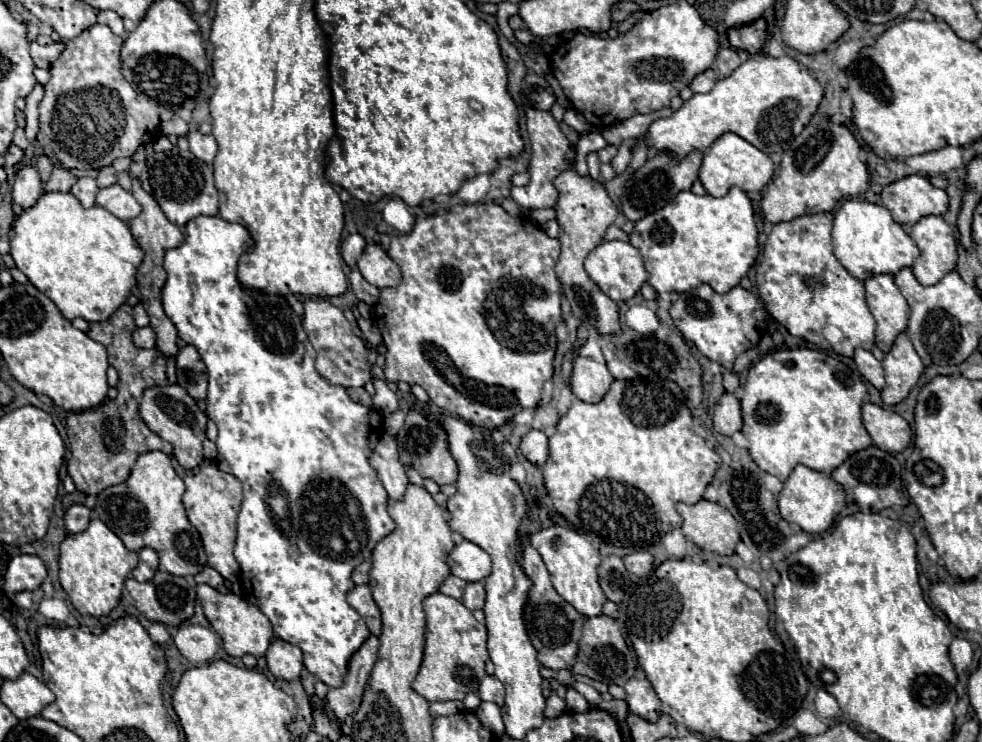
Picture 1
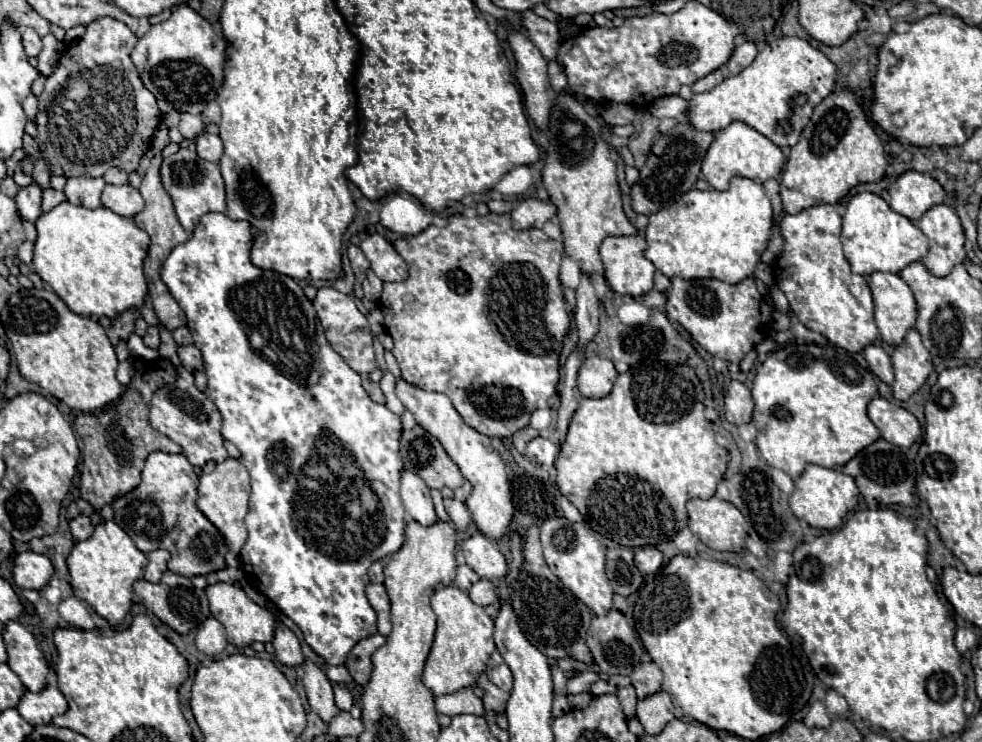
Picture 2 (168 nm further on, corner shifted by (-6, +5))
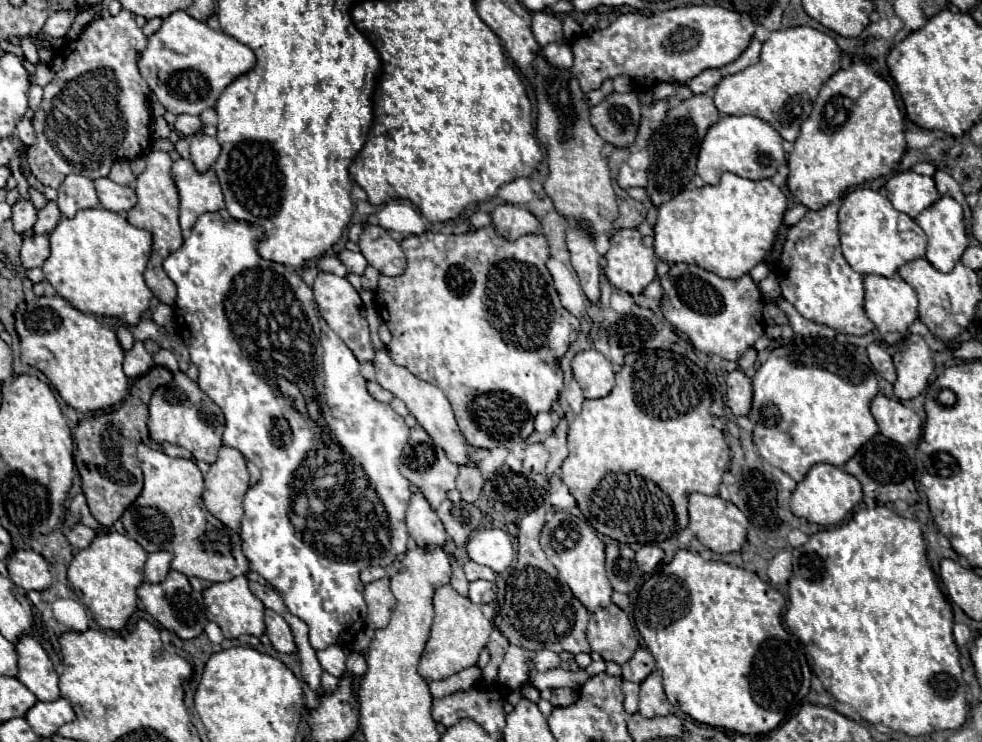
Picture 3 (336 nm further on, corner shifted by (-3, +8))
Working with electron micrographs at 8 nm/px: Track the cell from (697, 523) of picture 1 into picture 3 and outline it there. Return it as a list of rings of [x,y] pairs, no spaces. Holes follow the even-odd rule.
[[[693,492],[689,496],[689,530],[713,552],[737,552],[747,536],[747,530],[737,522],[739,511],[719,496]]]

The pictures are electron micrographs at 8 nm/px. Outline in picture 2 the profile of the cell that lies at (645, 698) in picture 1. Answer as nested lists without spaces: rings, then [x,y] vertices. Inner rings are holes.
[[[654,661],[640,663],[638,667],[634,667],[634,671],[630,673],[630,679],[632,679],[632,685],[636,687],[638,699],[658,693],[662,687],[662,671]]]

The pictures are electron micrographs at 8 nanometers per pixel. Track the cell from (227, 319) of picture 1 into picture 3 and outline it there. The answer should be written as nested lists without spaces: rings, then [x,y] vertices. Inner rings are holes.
[[[205,212],[197,218],[191,230],[191,236],[183,242],[183,246],[165,258],[163,270],[177,286],[177,302],[175,302],[177,328],[183,342],[187,344],[191,352],[191,362],[199,368],[199,374],[201,374],[199,388],[223,410],[223,416],[225,416],[223,444],[237,448],[245,458],[255,462],[255,466],[259,466],[261,470],[261,478],[253,486],[249,486],[243,498],[243,508],[245,508],[245,516],[241,522],[243,554],[247,556],[251,570],[255,570],[261,578],[267,580],[267,584],[271,584],[281,594],[289,612],[309,626],[309,642],[315,650],[325,650],[327,646],[333,646],[333,644],[347,648],[353,642],[357,630],[367,626],[367,620],[365,620],[367,604],[363,598],[363,582],[359,578],[361,566],[367,568],[369,558],[389,558],[389,566],[391,566],[397,554],[403,554],[407,550],[405,510],[411,498],[411,490],[409,490],[411,482],[399,472],[399,458],[401,458],[403,446],[407,444],[409,428],[403,416],[399,416],[389,404],[377,402],[373,396],[369,396],[365,388],[367,380],[359,372],[357,358],[335,332],[321,332],[321,342],[319,342],[319,314],[317,314],[317,304],[313,300],[311,288],[307,288],[301,276],[297,276],[291,268],[259,258],[257,244],[261,238],[263,238],[263,230],[259,226],[249,226],[247,222],[239,222],[231,216],[223,216],[221,212]],[[279,412],[295,412],[295,416],[301,416],[301,424],[307,424],[307,426],[295,432],[295,416],[279,416]]]

